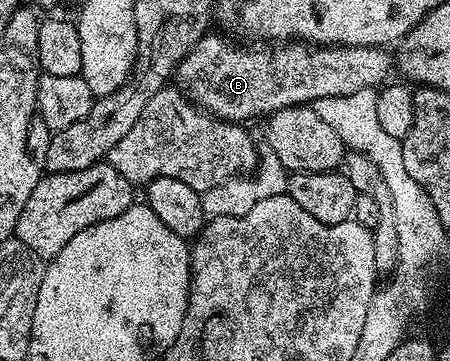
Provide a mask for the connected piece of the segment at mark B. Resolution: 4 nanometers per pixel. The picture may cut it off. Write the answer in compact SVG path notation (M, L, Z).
M207 32L180 60L172 82L195 106L225 122L246 124L249 118L262 120L278 110L312 104L324 96L372 90L390 78L390 70L392 74L391 51L381 46L316 46L291 40L234 47L229 37L214 33Z

